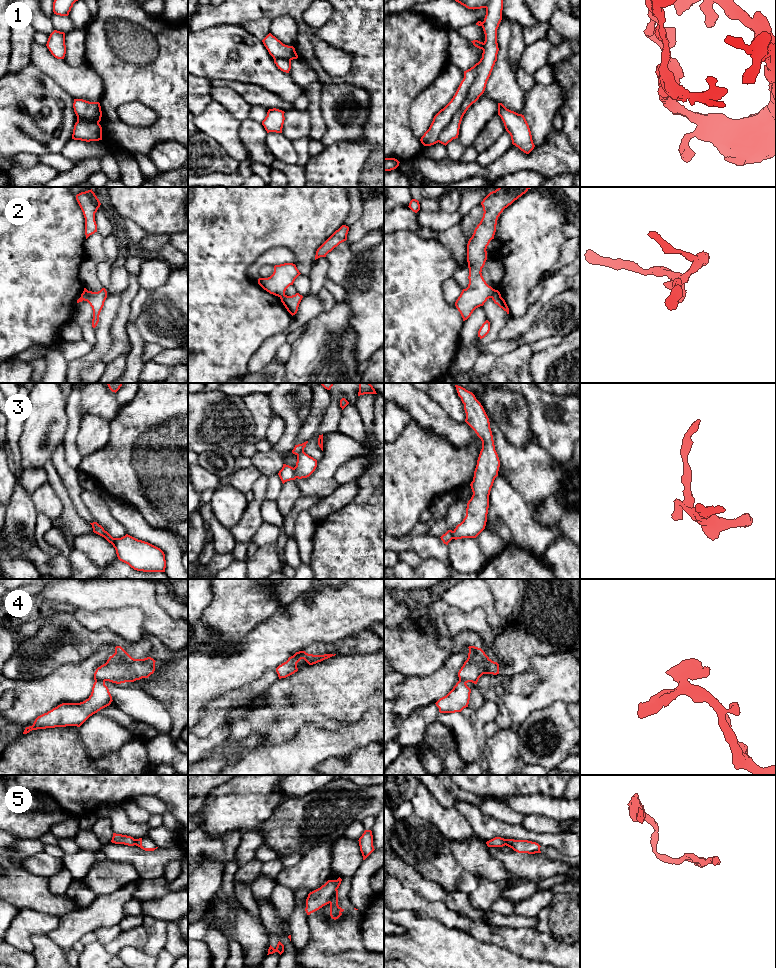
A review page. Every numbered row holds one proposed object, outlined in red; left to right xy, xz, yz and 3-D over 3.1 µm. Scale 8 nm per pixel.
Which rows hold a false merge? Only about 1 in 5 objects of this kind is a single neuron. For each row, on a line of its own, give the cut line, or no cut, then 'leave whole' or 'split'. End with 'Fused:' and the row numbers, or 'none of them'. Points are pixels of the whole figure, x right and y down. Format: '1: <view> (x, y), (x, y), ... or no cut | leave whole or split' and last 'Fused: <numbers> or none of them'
1: yz (481, 59), (477, 74), (466, 99), (440, 133), (437, 141) | split
2: yz (494, 289), (491, 297) | split
3: xz (293, 468), (296, 477) | split
4: xy (104, 680), (95, 681) | split
5: xz (336, 889), (329, 902) | split
Fused: 1, 2, 3, 4, 5

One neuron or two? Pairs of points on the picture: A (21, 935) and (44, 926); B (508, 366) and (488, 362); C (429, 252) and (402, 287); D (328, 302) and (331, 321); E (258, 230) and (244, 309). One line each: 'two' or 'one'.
A: one
B: two
C: one
D: two
E: one

